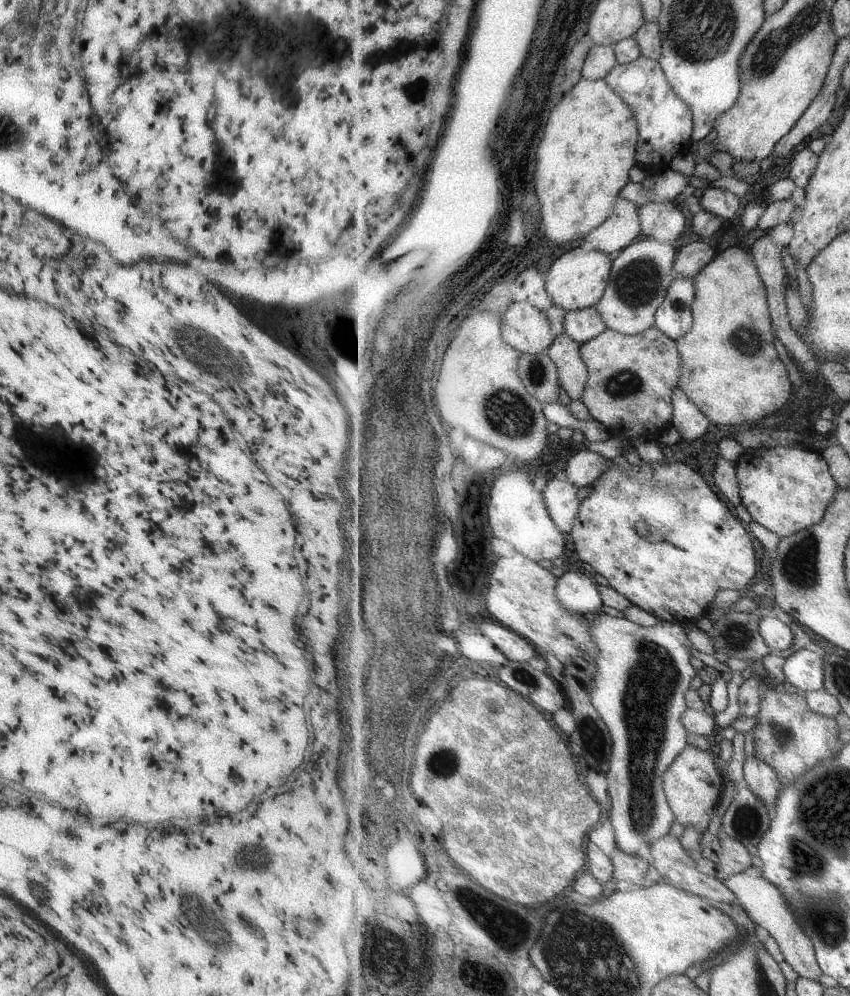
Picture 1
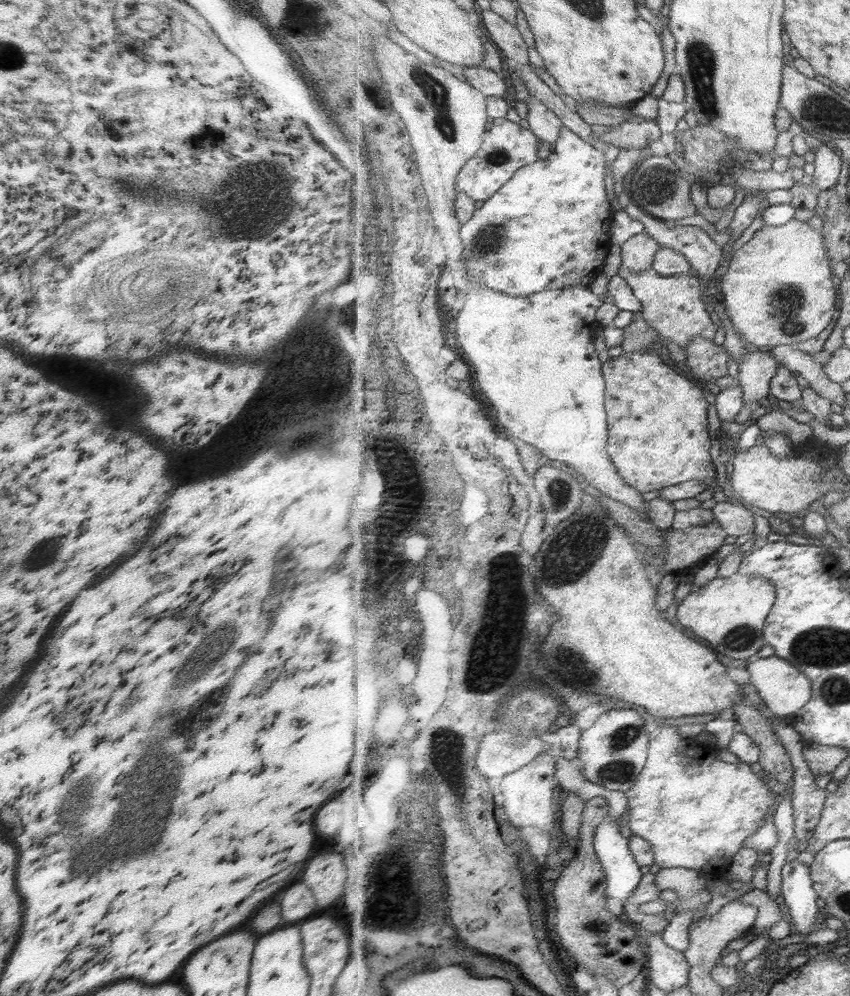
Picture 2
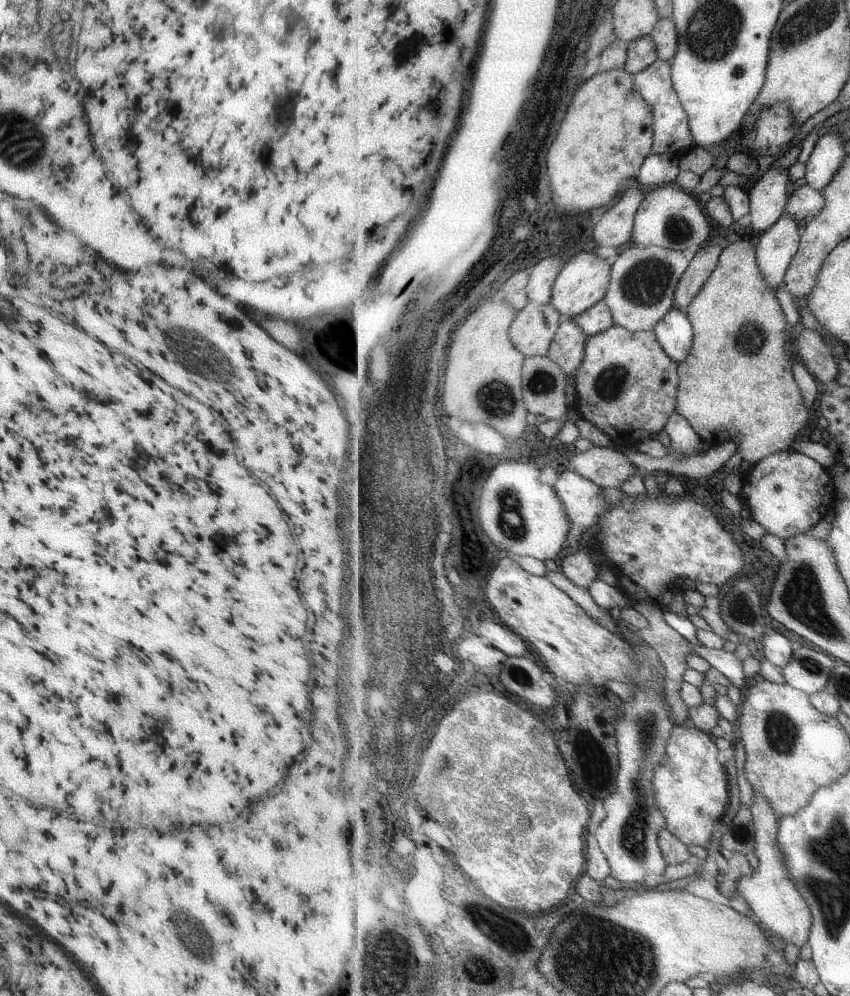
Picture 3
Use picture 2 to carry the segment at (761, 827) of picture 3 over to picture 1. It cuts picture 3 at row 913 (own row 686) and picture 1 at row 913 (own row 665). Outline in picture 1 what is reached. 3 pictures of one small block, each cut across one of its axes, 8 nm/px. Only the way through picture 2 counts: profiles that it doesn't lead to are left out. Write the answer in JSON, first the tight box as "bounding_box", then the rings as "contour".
{"bounding_box":[721,866,823,980],"contour":[[[750,866],[741,874],[733,874],[721,880],[727,888],[731,888],[737,894],[737,902],[742,906],[746,913],[746,920],[753,925],[764,929],[766,933],[777,942],[785,961],[797,972],[805,978],[813,980],[821,980],[823,978],[823,970],[817,962],[816,948],[812,938],[807,936],[807,932],[803,930],[803,926],[797,922],[789,900],[783,896],[783,890],[779,890],[779,886],[768,882],[763,876],[759,868]]]}

